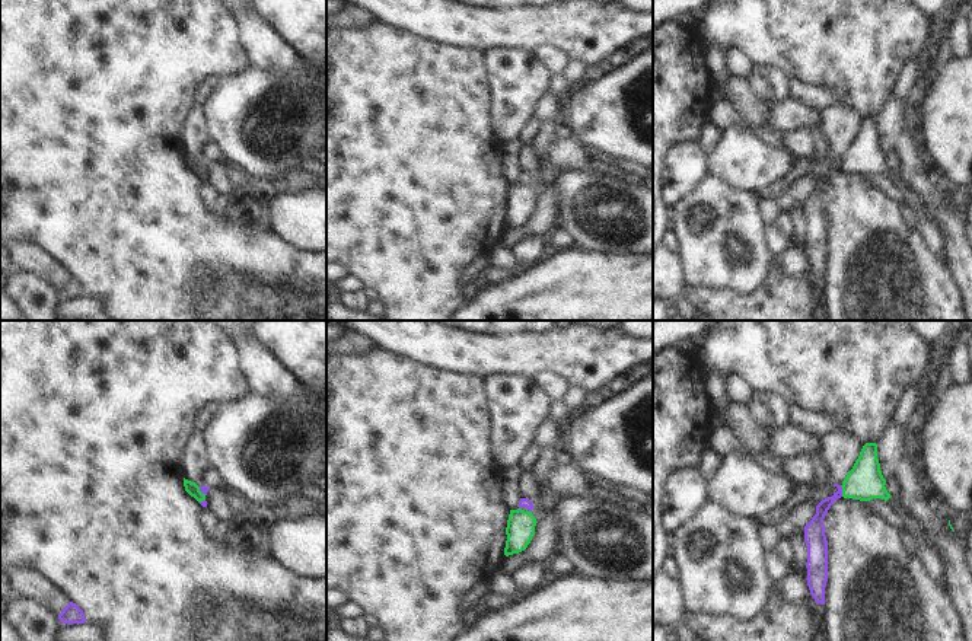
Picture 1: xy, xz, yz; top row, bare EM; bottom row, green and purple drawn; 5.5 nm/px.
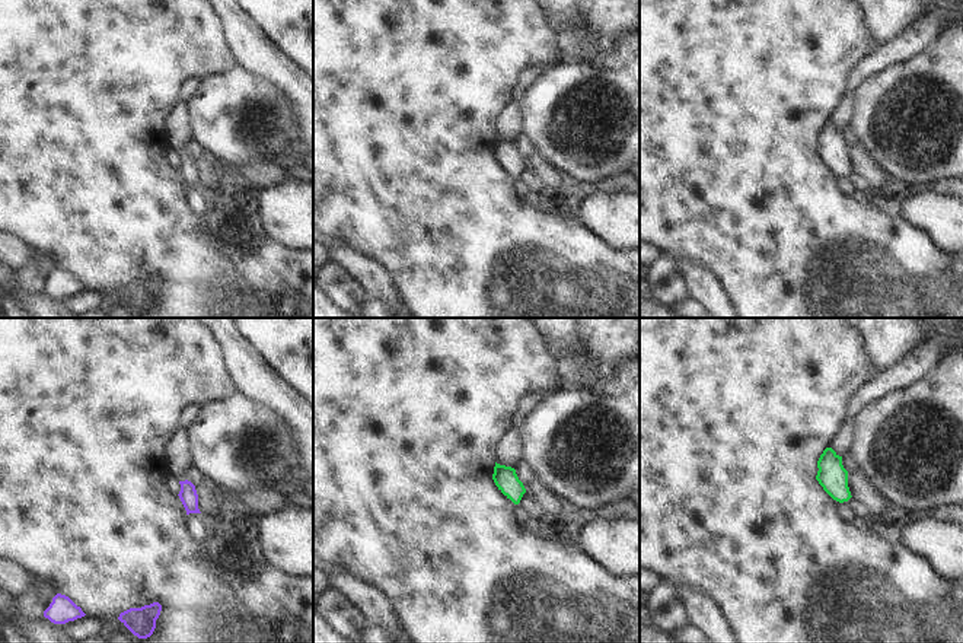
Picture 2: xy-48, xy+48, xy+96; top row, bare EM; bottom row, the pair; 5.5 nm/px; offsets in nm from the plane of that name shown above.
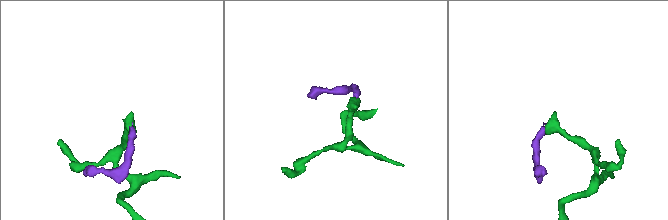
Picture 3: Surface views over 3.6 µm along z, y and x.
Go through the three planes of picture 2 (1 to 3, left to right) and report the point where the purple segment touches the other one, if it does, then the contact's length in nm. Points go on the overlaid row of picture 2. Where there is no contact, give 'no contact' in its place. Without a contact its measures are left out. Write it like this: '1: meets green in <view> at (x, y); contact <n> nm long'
1: no contact
2: no contact
3: no contact

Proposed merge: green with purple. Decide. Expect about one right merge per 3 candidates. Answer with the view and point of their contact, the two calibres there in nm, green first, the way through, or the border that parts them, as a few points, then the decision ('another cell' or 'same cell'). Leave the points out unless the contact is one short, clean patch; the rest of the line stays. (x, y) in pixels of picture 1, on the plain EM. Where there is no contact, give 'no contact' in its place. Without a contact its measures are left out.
contact yz (843, 165); calibres 200 and 90 nm; another cell

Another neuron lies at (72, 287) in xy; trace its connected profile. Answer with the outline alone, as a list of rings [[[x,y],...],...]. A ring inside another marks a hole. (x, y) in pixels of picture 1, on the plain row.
[[[70,275],[63,286],[58,288],[60,296],[64,296],[67,299],[73,297],[85,297],[86,291],[83,284],[73,275]]]

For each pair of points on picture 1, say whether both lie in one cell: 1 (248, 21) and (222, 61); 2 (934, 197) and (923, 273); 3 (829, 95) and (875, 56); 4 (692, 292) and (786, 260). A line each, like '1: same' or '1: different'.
1: different
2: different
3: different
4: different

